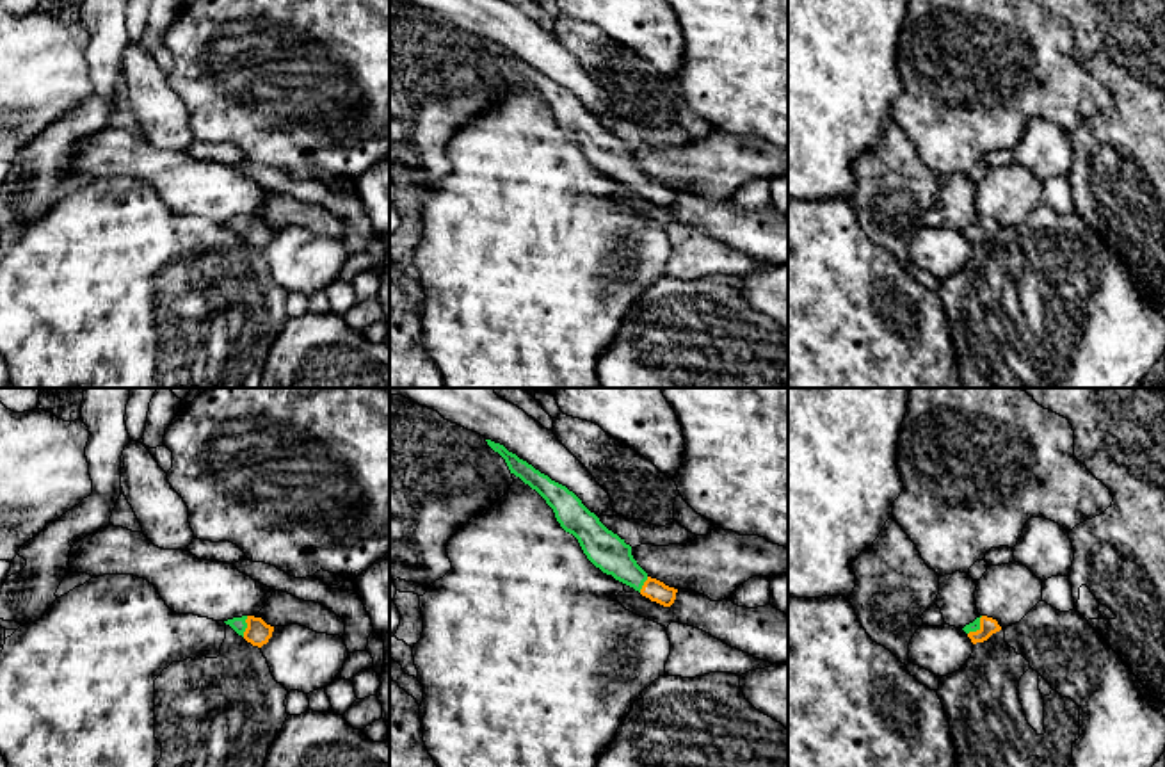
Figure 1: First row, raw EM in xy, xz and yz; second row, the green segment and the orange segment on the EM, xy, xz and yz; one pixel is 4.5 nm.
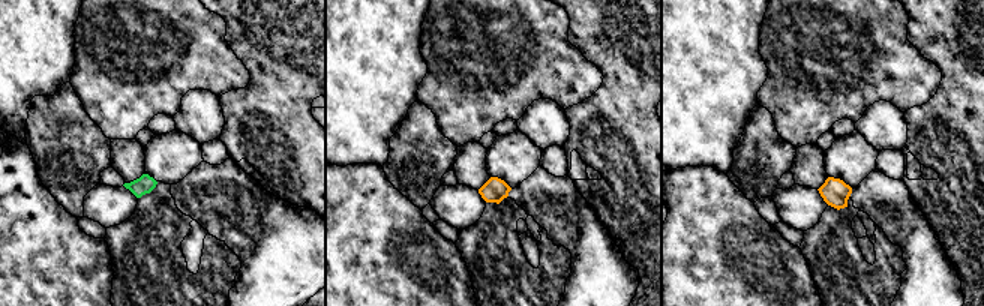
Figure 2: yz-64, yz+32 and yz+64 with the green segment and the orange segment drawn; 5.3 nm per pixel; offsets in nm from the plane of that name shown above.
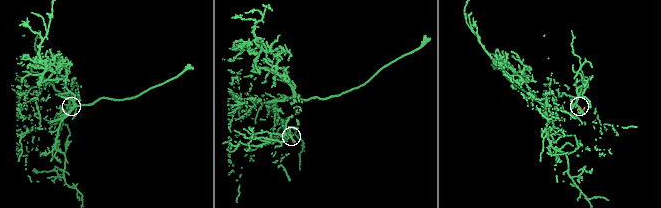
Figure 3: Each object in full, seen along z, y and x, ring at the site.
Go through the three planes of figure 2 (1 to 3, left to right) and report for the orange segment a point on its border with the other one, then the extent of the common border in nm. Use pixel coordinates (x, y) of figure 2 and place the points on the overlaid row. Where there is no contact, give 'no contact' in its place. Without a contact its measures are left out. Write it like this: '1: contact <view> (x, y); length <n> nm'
1: no contact
2: no contact
3: no contact

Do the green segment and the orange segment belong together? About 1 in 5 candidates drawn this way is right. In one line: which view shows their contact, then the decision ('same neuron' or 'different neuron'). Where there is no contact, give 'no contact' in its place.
xy | same neuron

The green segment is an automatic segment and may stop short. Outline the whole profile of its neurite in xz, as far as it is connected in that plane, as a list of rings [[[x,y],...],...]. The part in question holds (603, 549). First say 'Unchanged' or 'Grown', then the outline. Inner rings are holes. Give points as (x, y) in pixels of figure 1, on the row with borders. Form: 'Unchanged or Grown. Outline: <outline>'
Grown. Outline: [[[491,440],[486,441],[505,459],[510,473],[519,477],[546,500],[560,527],[578,539],[583,553],[596,568],[633,587],[651,601],[663,607],[674,603],[678,589],[651,578],[633,559],[631,546],[608,530],[573,491],[519,459],[503,445]]]

